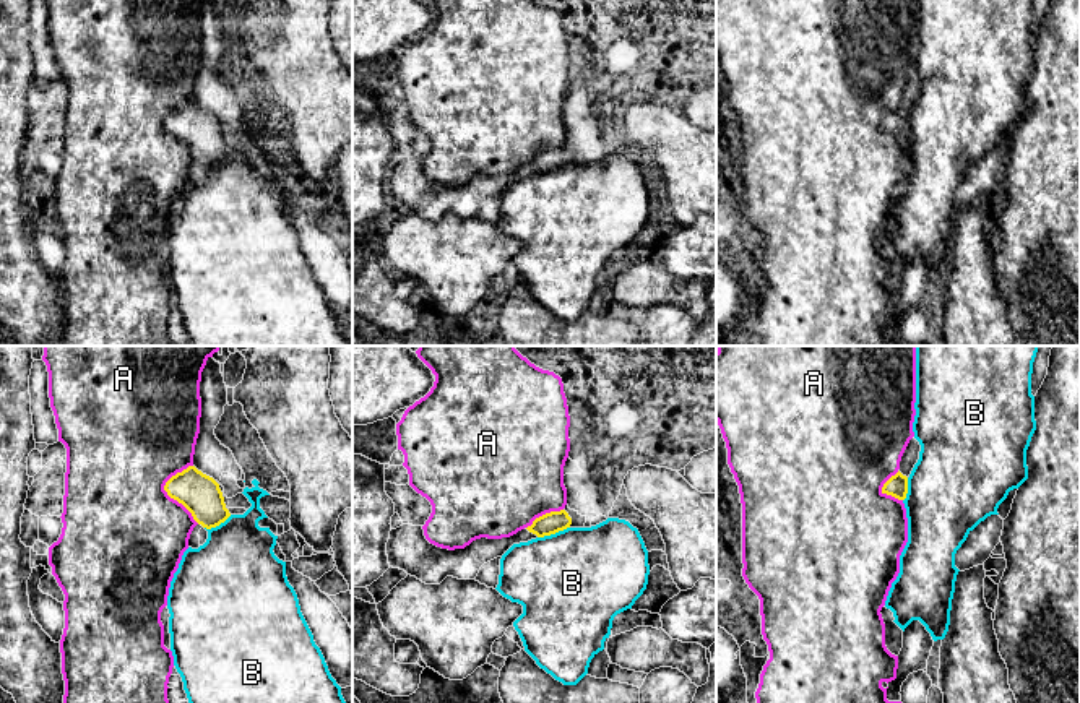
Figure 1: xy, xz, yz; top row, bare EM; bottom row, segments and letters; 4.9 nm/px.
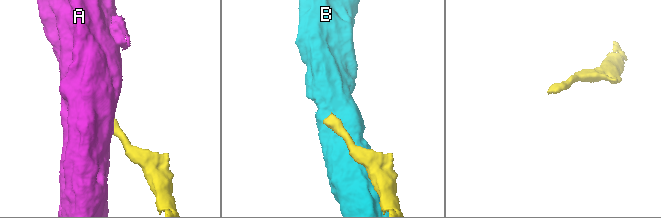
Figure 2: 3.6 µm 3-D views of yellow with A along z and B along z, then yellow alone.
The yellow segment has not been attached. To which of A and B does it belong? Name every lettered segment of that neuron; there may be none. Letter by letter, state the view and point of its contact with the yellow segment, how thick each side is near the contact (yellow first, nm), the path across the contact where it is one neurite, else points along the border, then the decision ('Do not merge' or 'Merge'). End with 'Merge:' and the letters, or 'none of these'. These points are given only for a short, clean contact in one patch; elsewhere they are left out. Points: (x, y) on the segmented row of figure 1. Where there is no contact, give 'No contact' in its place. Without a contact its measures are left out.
A: Touches yellow at xy (168, 494). Thickness 200 nm (yellow) against 500 nm. Boundary: xy (189, 465), (166, 483), (164, 491), (198, 523). Do not merge
B: Touches yellow at xz (552, 533). Thickness 110 nm (yellow) against 500 nm. Do not merge
Merge: none of these

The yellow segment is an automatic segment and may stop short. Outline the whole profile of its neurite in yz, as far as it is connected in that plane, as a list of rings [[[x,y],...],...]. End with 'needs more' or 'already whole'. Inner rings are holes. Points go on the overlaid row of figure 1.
[[[913,437],[901,456],[900,469],[882,487],[882,494],[892,495],[898,500],[905,500],[908,494],[908,477],[919,459],[921,445]]]; needs more

